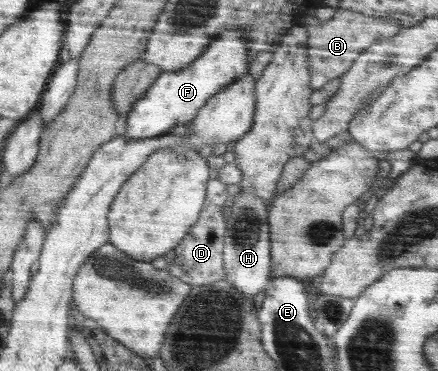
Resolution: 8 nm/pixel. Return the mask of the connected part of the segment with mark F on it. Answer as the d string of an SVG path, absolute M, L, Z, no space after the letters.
M224 31L211 47L200 59L197 59L195 63L187 69L178 71L163 71L163 75L154 82L154 86L146 92L144 98L138 100L137 104L134 104L132 112L127 117L127 125L125 136L128 139L134 139L134 141L140 141L140 139L152 139L154 137L160 137L172 132L174 127L178 125L186 125L190 121L194 121L199 117L200 110L204 109L204 106L208 105L208 102L216 96L216 94L222 92L226 86L232 84L232 82L238 80L238 78L248 73L248 61L246 61L246 37L242 31Z

